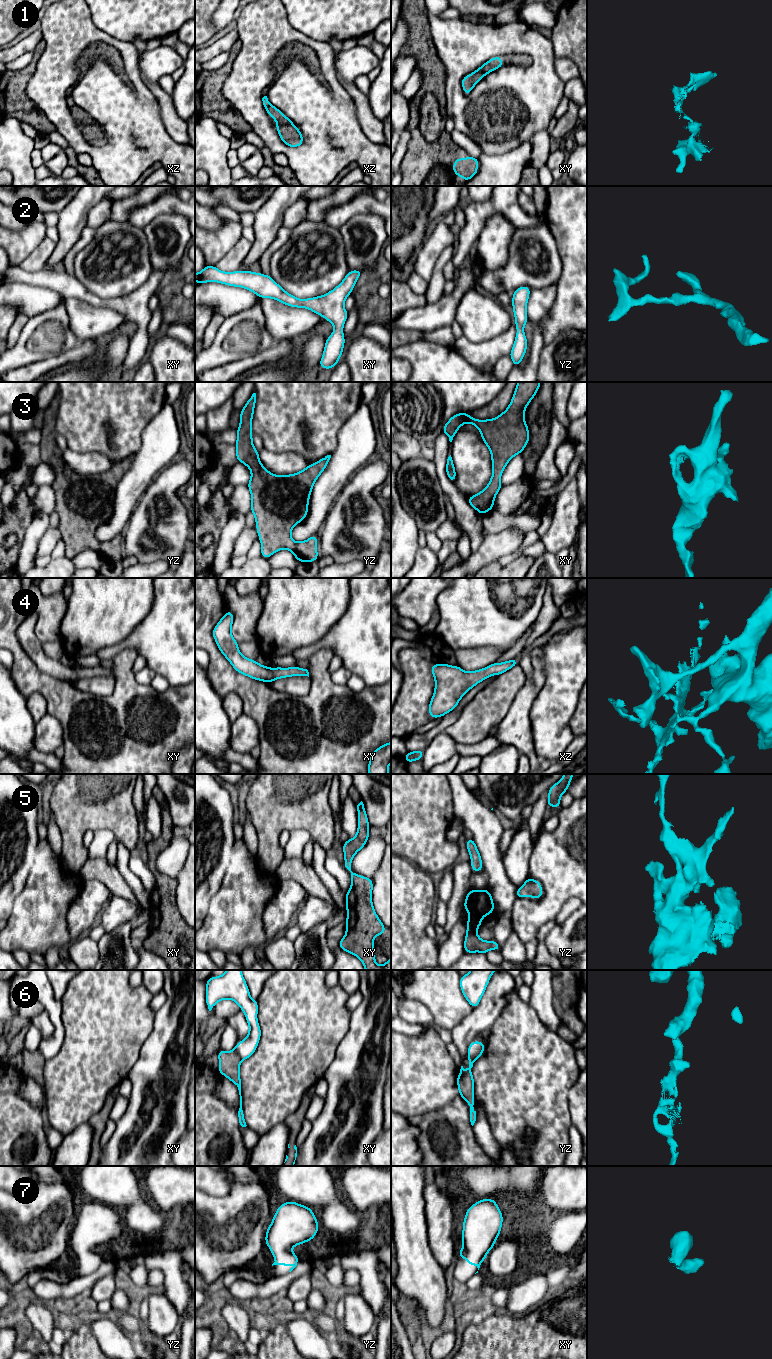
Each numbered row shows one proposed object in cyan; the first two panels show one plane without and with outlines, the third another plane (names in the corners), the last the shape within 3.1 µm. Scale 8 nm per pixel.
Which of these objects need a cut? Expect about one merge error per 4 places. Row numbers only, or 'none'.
6

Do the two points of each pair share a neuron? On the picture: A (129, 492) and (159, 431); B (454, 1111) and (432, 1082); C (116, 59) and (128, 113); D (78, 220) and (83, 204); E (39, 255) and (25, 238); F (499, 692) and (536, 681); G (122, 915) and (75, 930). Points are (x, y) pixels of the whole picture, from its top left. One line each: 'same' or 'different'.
A: same
B: different
C: different
D: same
E: different
F: different
G: different

